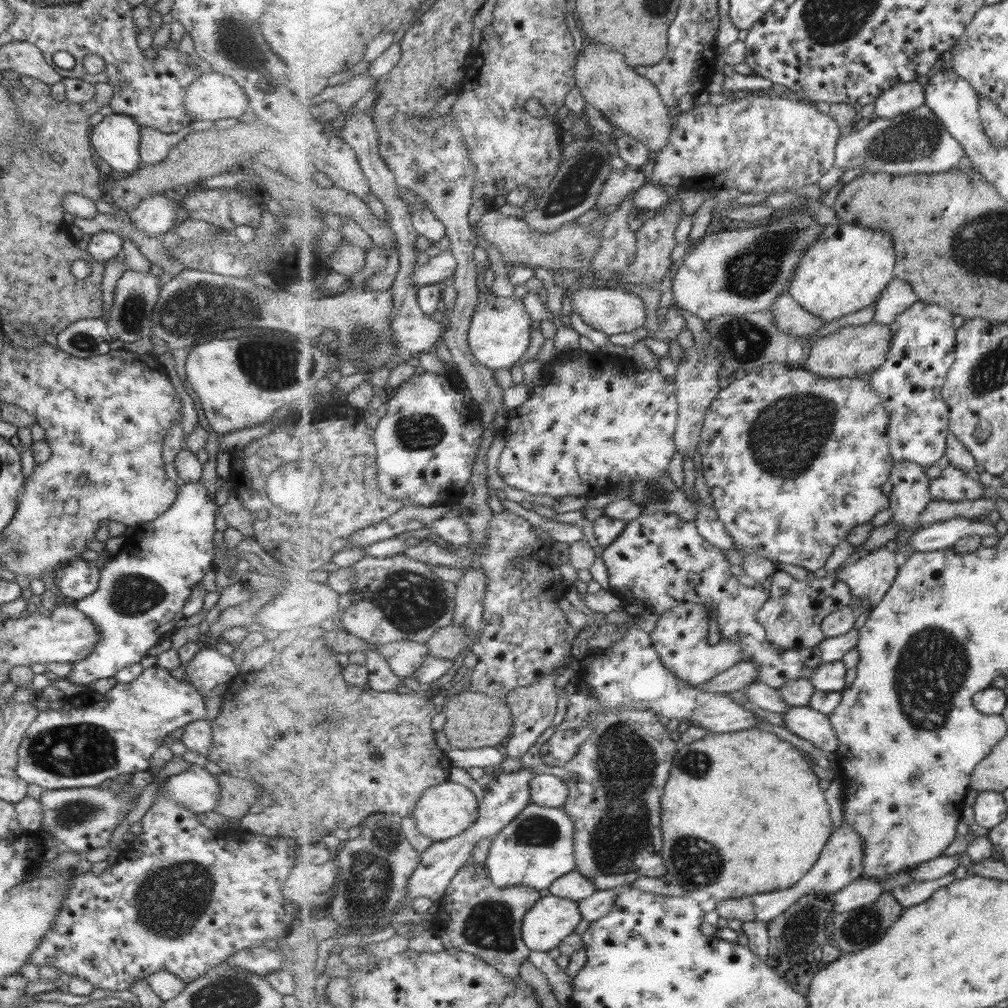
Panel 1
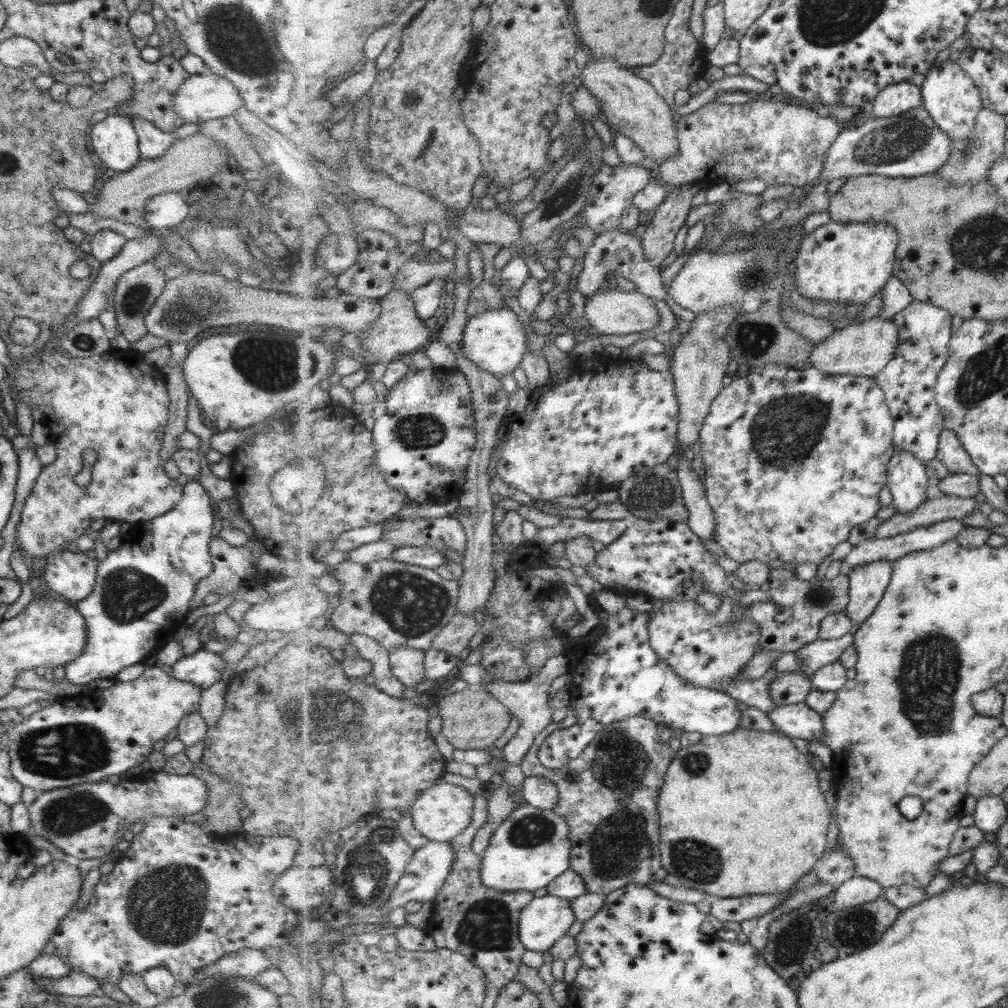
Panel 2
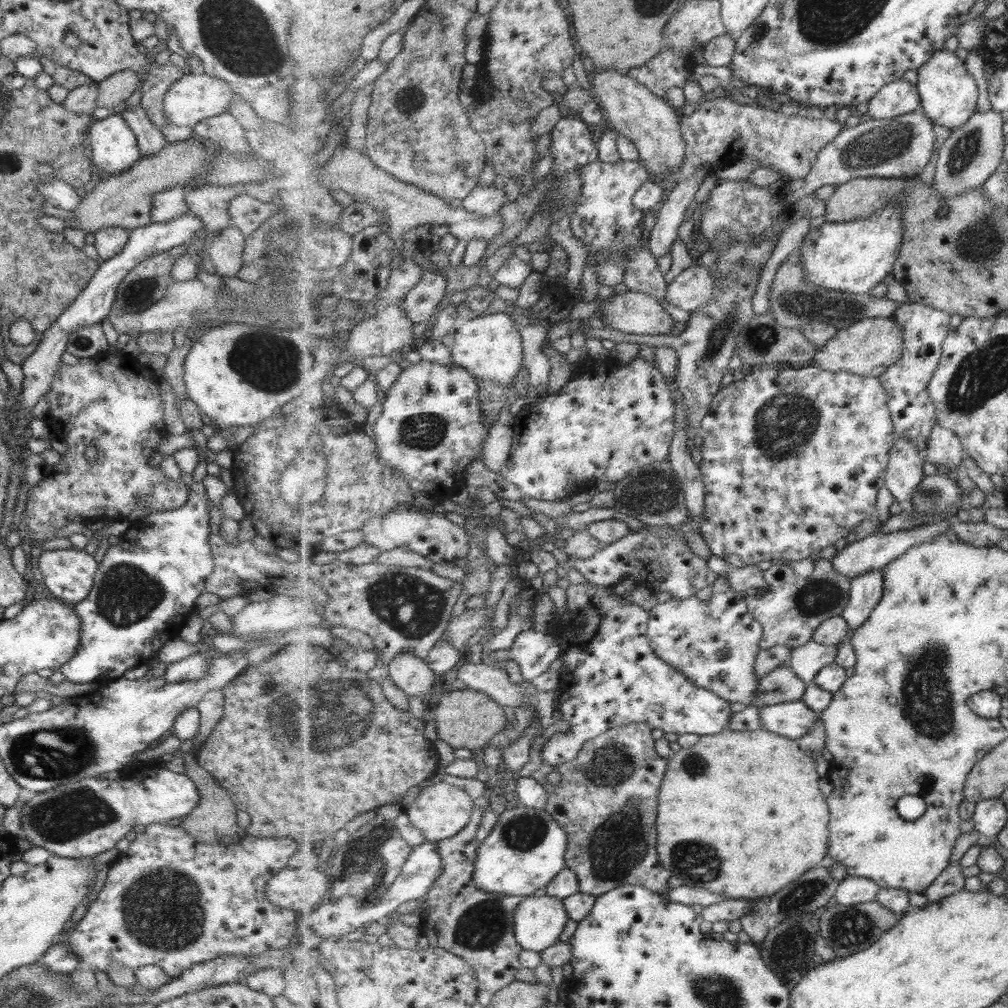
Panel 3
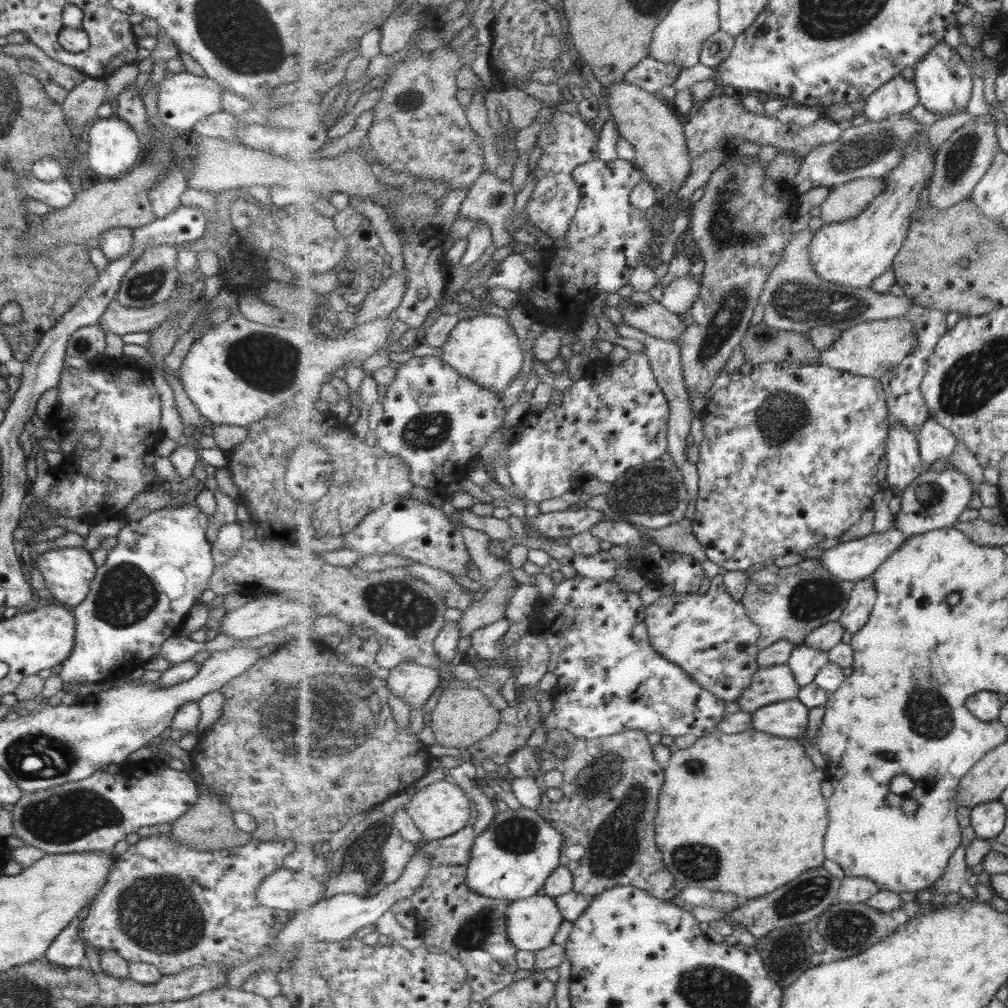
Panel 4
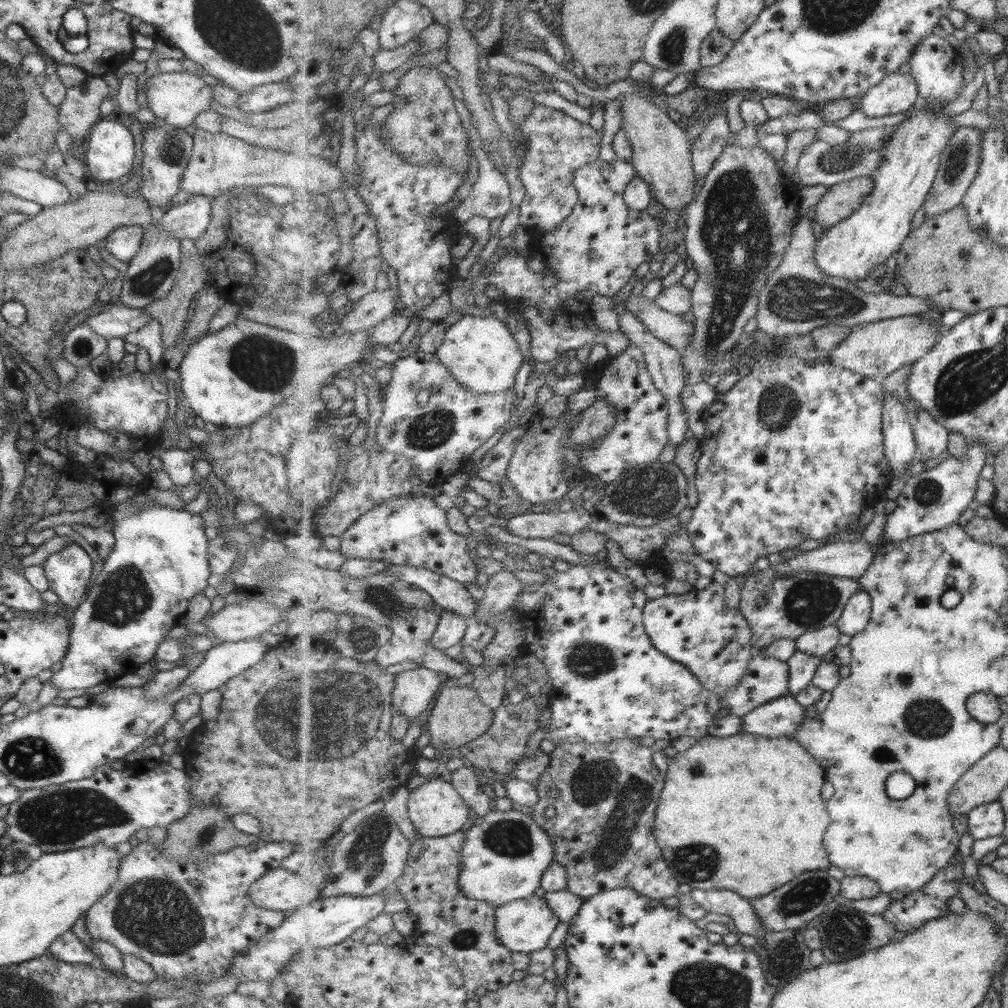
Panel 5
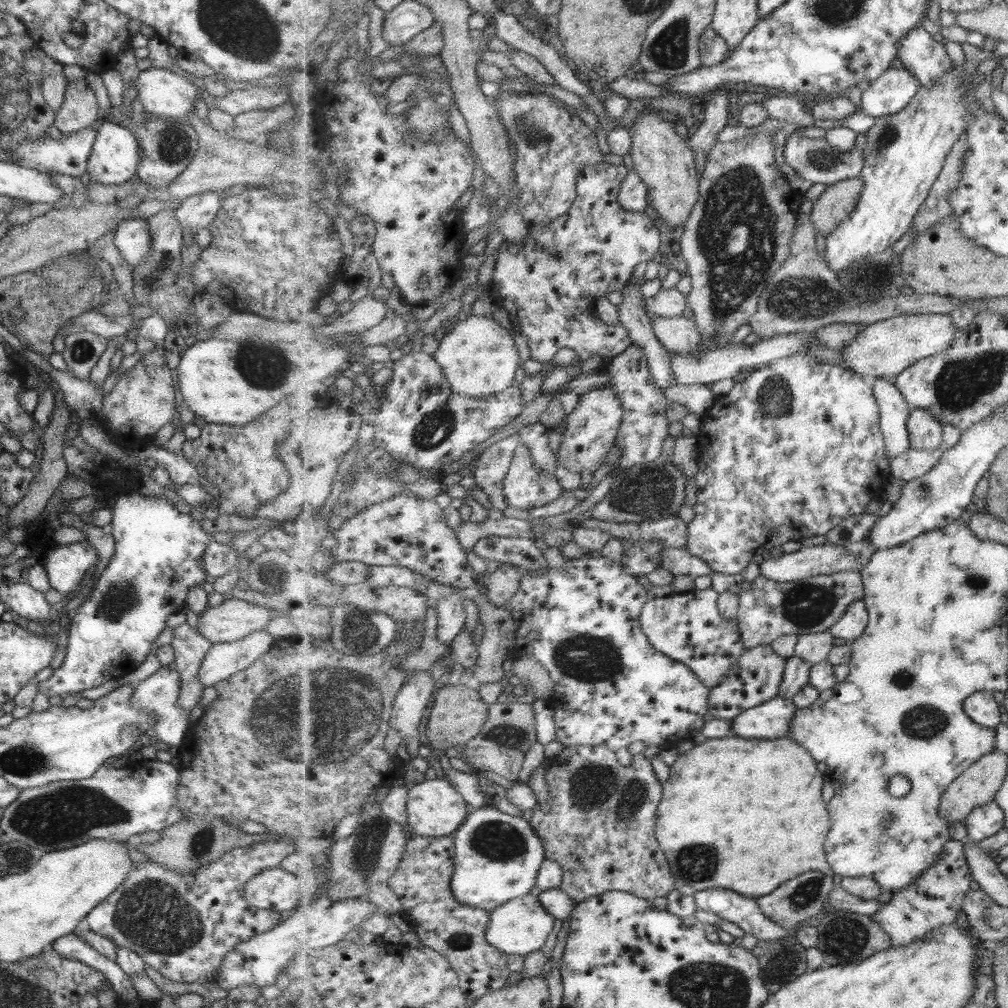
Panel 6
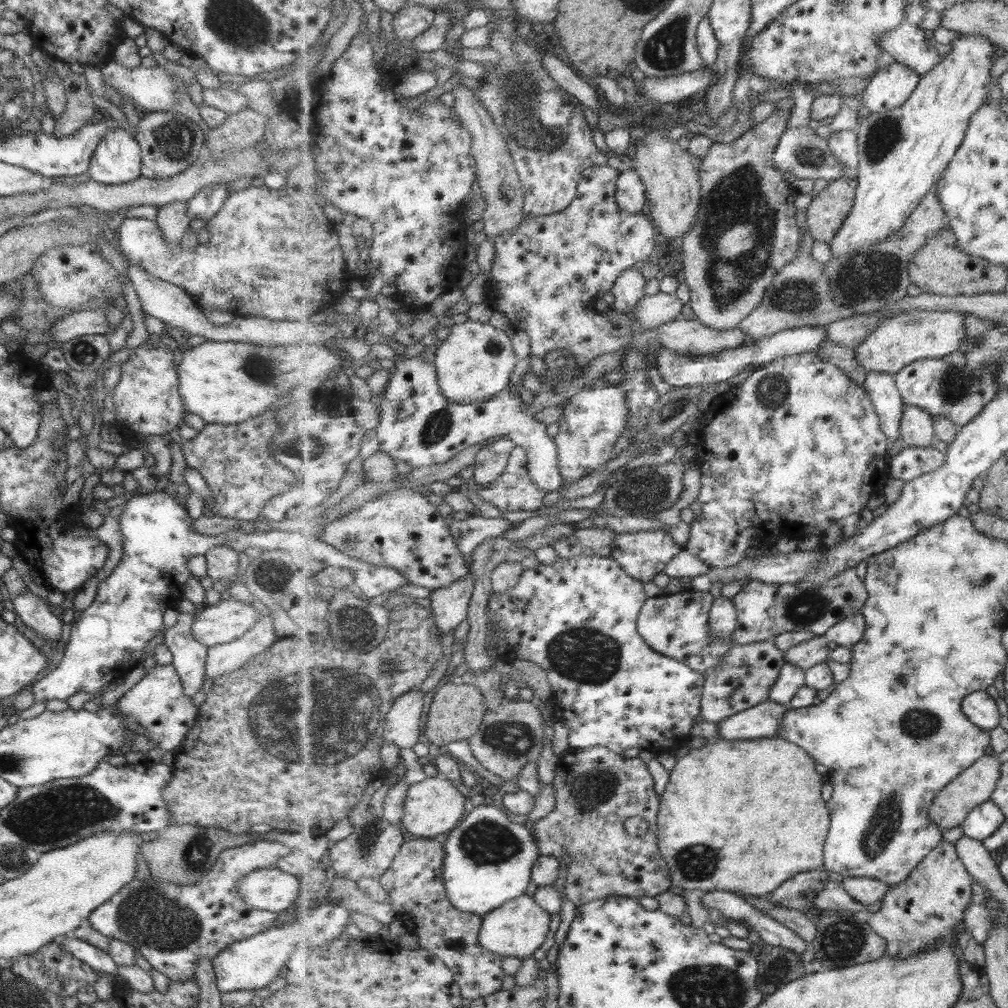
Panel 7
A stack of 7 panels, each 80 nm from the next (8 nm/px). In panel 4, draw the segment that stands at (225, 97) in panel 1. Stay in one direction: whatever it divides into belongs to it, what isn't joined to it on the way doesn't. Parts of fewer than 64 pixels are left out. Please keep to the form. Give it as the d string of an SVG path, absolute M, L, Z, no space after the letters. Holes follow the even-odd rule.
M189 72L173 73L163 77L156 85L156 116L166 127L191 136L191 128L203 116L221 110L220 92L222 88L206 75L193 75Z

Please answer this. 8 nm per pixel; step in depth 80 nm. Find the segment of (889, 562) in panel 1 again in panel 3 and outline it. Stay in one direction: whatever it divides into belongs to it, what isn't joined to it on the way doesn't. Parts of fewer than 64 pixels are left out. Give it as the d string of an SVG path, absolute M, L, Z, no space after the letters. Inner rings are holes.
M874 570L852 579L850 603L842 617L855 631L864 625L885 592L885 577L882 570Z

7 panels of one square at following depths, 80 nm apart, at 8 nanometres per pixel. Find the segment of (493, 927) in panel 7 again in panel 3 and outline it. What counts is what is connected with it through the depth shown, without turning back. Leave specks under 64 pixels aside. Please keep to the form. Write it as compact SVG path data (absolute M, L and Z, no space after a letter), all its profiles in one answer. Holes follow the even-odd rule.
M546 893L535 894L527 898L515 914L515 937L524 950L541 953L559 942L559 936L563 934L567 922L572 920L567 913L567 906L563 899Z

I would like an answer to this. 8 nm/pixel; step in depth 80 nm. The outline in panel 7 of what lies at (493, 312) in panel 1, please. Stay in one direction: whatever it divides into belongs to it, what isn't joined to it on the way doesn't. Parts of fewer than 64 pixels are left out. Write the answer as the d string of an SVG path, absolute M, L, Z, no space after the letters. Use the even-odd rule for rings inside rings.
M470 319L451 327L448 338L437 344L435 363L439 386L441 393L453 403L474 404L495 398L508 388L520 359L513 352L513 344L504 330Z

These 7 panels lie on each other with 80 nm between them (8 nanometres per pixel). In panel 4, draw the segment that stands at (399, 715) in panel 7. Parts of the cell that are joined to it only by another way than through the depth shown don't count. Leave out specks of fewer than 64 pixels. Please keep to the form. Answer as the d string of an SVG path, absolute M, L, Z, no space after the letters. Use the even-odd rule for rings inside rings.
M408 660L390 669L387 677L388 688L406 700L411 708L423 708L435 688L440 688L446 673L437 668L417 664Z

